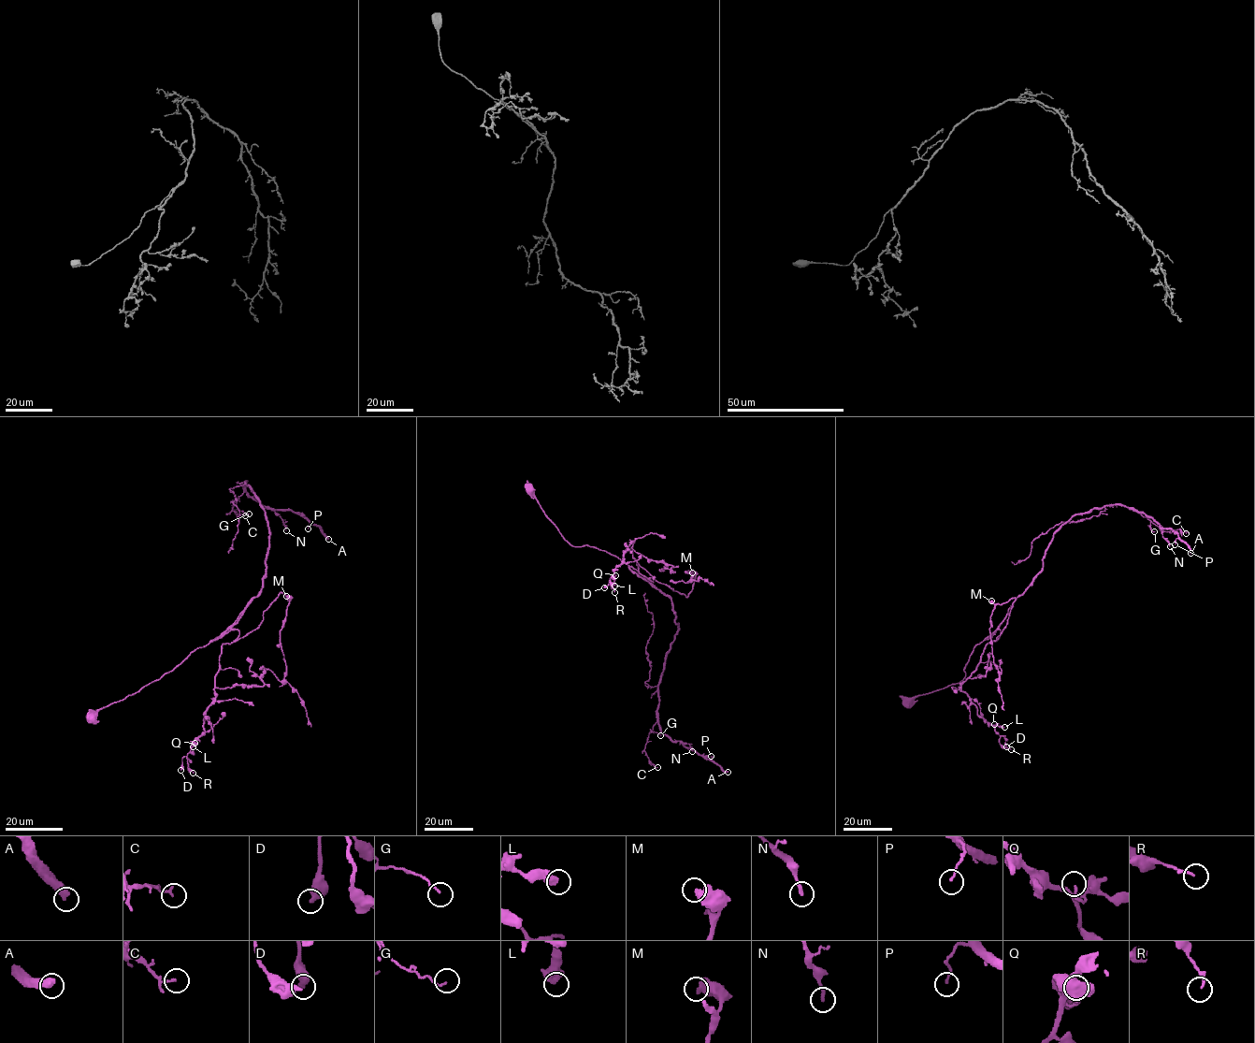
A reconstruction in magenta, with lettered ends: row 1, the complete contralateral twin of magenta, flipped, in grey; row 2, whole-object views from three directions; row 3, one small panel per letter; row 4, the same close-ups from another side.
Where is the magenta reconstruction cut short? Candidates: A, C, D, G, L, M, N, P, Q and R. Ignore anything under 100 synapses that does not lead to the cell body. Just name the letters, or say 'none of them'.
A

